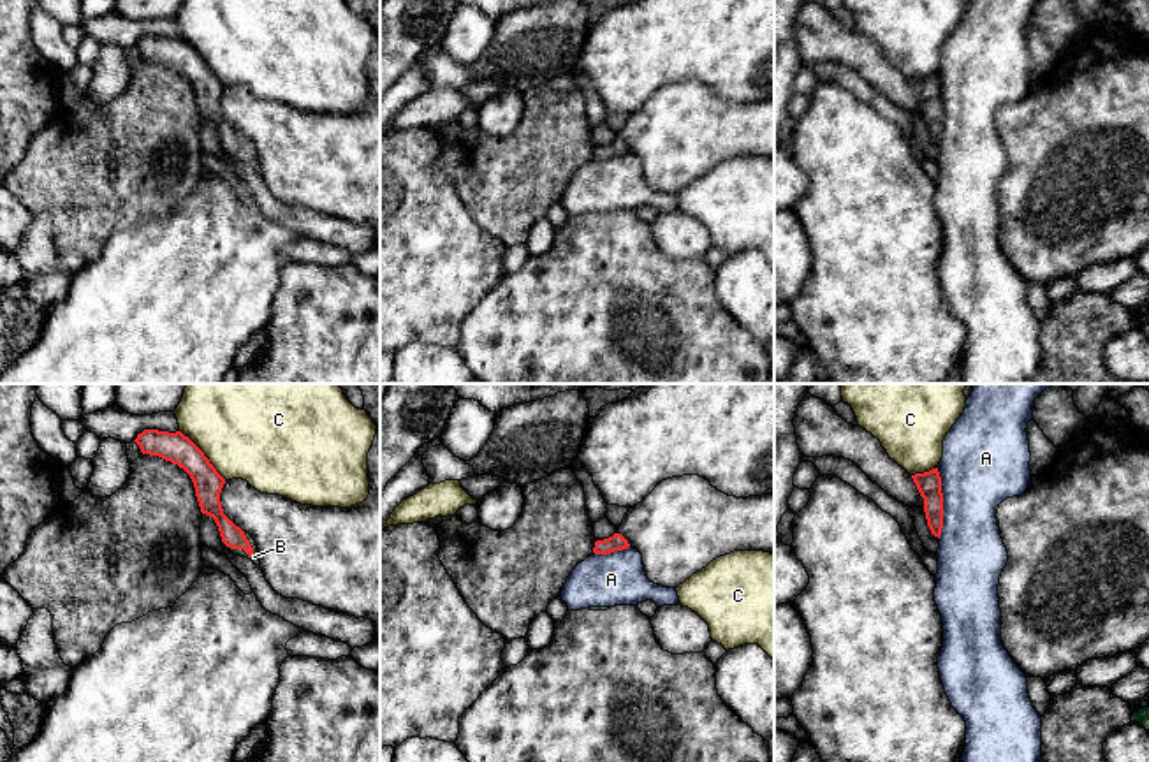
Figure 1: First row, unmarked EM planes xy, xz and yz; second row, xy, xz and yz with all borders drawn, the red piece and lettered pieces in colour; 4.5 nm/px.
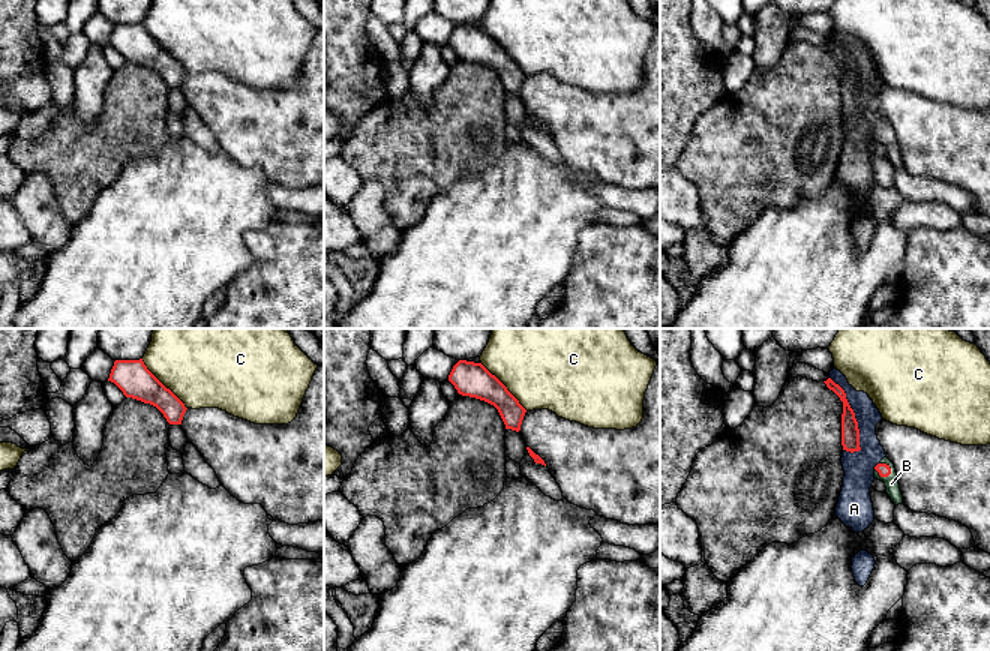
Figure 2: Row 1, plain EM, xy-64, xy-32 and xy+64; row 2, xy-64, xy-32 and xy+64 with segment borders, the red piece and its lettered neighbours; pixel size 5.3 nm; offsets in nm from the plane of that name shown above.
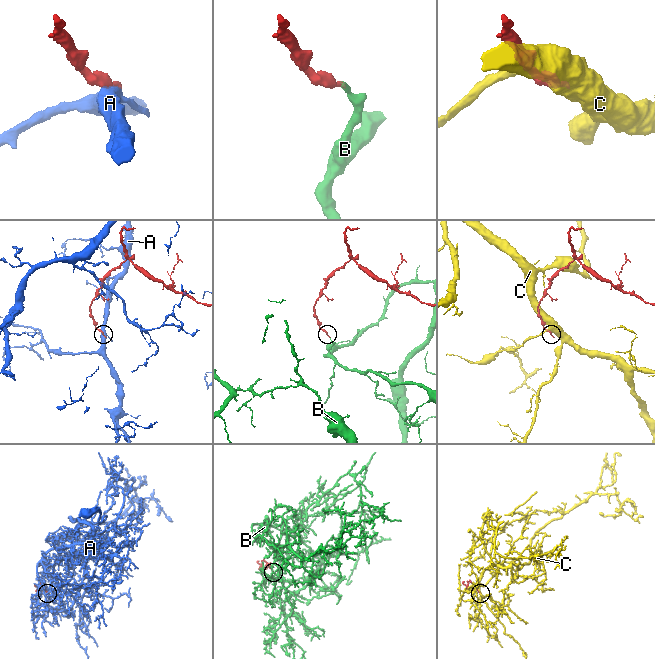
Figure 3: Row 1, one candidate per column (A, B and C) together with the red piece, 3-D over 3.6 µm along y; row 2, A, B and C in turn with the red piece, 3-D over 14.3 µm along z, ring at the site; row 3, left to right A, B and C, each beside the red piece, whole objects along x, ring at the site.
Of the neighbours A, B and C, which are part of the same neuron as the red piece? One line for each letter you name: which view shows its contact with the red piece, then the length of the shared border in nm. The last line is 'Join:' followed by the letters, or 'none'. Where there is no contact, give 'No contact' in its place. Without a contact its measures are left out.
B: Touches red in xy. Shared border 150 nm
Join: B

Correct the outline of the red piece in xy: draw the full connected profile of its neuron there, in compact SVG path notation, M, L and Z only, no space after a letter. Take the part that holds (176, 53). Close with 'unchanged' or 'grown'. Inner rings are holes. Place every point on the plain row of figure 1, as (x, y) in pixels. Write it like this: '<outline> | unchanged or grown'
M144 35L134 48L139 51L143 60L158 62L183 74L194 88L201 118L215 125L223 151L231 158L260 171L252 141L243 137L223 120L220 99L225 84L188 42L181 37L169 39Z | grown

